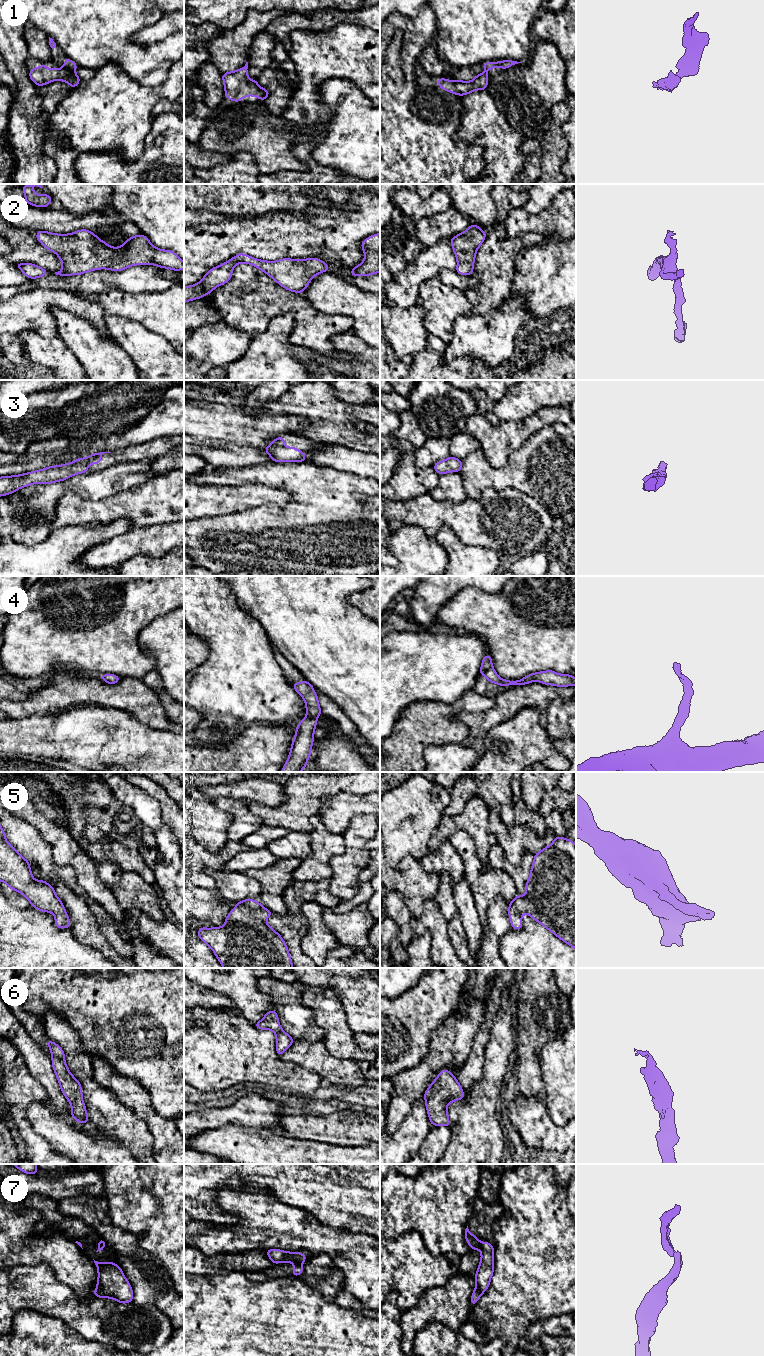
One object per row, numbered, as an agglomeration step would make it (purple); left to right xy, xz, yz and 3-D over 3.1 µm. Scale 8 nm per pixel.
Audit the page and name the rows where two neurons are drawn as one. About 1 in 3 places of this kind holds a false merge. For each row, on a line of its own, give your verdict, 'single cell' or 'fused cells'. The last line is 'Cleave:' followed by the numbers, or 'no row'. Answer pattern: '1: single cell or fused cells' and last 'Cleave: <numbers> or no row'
1: fused cells
2: single cell
3: single cell
4: single cell
5: single cell
6: single cell
7: fused cells
Cleave: 1, 7

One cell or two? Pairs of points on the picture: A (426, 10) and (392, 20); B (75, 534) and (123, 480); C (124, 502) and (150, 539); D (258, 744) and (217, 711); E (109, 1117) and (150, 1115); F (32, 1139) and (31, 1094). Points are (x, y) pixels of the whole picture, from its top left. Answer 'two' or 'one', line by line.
A: one
B: two
C: two
D: two
E: two
F: one

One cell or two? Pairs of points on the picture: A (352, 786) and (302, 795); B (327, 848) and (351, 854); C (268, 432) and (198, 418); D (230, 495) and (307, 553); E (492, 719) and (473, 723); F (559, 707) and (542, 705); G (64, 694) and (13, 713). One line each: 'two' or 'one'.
A: one
B: two
C: one
D: two
E: one
F: two
G: one

